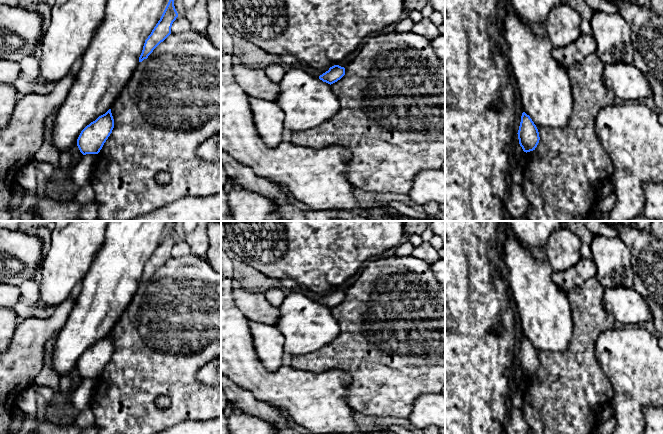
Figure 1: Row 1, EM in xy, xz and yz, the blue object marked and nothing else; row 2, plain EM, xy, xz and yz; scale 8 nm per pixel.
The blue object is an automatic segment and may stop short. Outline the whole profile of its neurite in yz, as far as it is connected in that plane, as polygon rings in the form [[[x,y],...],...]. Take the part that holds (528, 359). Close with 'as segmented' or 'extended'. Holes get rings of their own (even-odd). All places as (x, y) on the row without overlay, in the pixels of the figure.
[[[525,336],[522,337],[521,346],[518,354],[519,368],[524,376],[530,376],[537,371],[540,361],[539,356],[530,342]]] | as segmented

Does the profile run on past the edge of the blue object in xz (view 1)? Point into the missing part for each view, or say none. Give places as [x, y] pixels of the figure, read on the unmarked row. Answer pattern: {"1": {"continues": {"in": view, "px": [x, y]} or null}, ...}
{"1": {"continues": null}}

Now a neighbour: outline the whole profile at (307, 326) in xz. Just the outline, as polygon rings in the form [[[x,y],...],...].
[[[301,293],[286,295],[278,308],[279,319],[275,325],[284,336],[284,352],[291,356],[317,351],[329,344],[339,334],[340,327],[332,316],[331,309]]]

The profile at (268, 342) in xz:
[[[249,322],[255,352],[263,366],[269,371],[278,370],[283,364],[284,336],[276,325]]]

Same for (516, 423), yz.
[[[513,408],[504,424],[506,434],[528,434],[529,427],[520,409]]]

